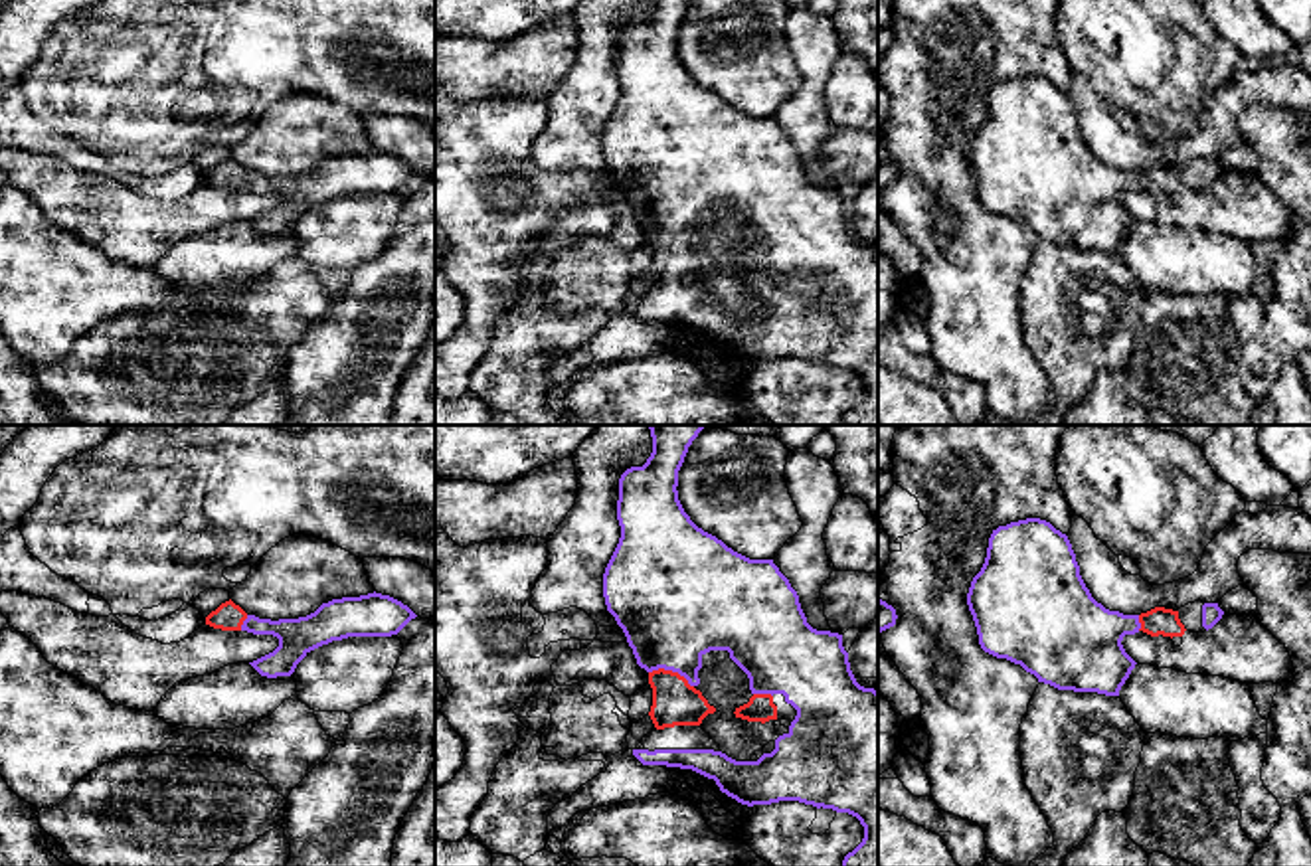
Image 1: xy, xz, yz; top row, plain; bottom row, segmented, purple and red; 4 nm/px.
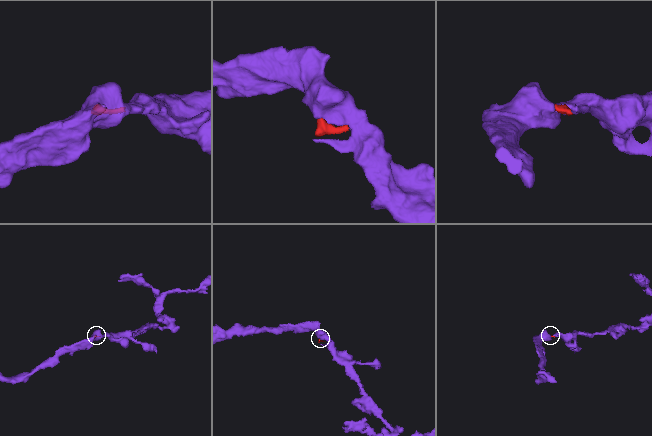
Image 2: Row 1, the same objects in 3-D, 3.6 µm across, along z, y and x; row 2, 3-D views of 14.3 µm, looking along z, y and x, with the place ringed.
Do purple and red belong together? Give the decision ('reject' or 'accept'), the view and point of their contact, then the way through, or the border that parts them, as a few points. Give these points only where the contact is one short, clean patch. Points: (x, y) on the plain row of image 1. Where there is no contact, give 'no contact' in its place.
accept | xz (671, 226)

